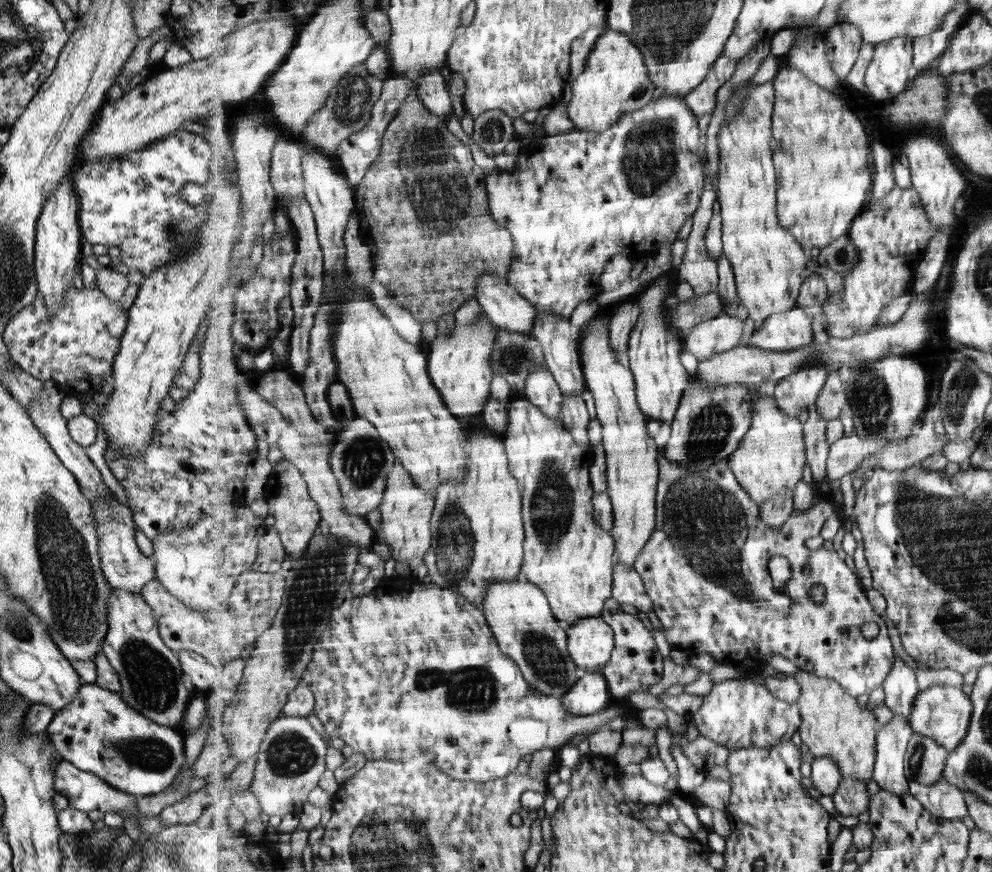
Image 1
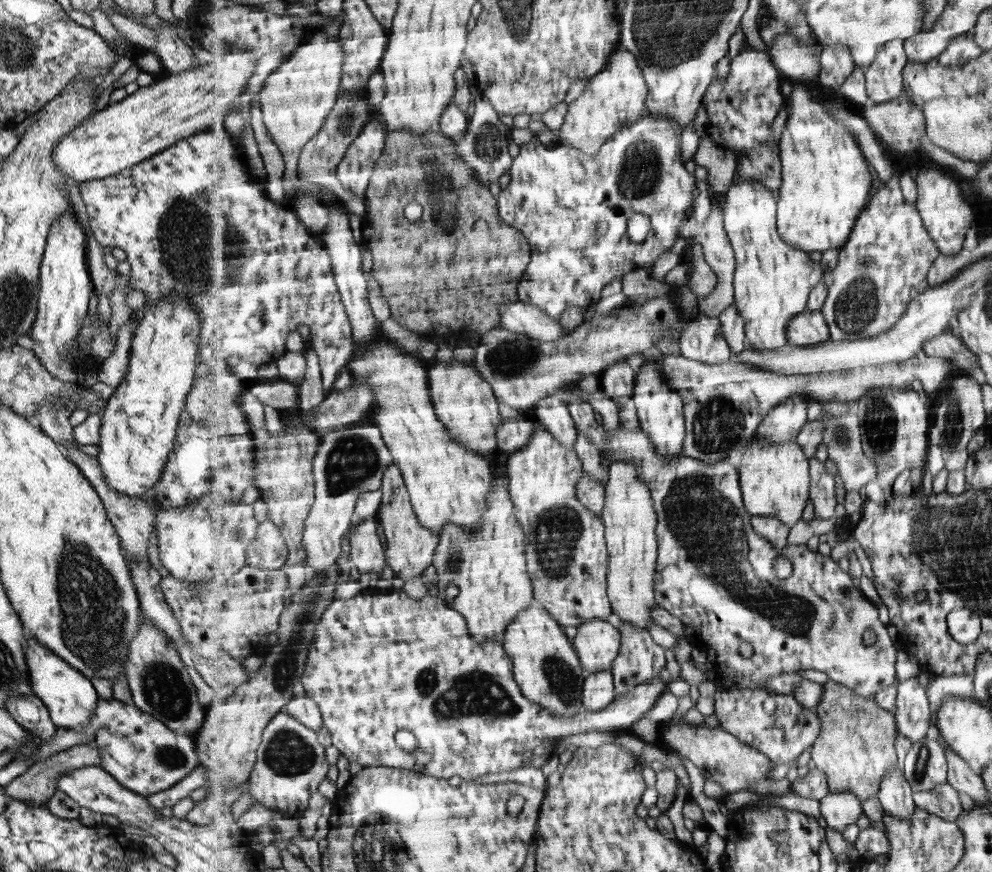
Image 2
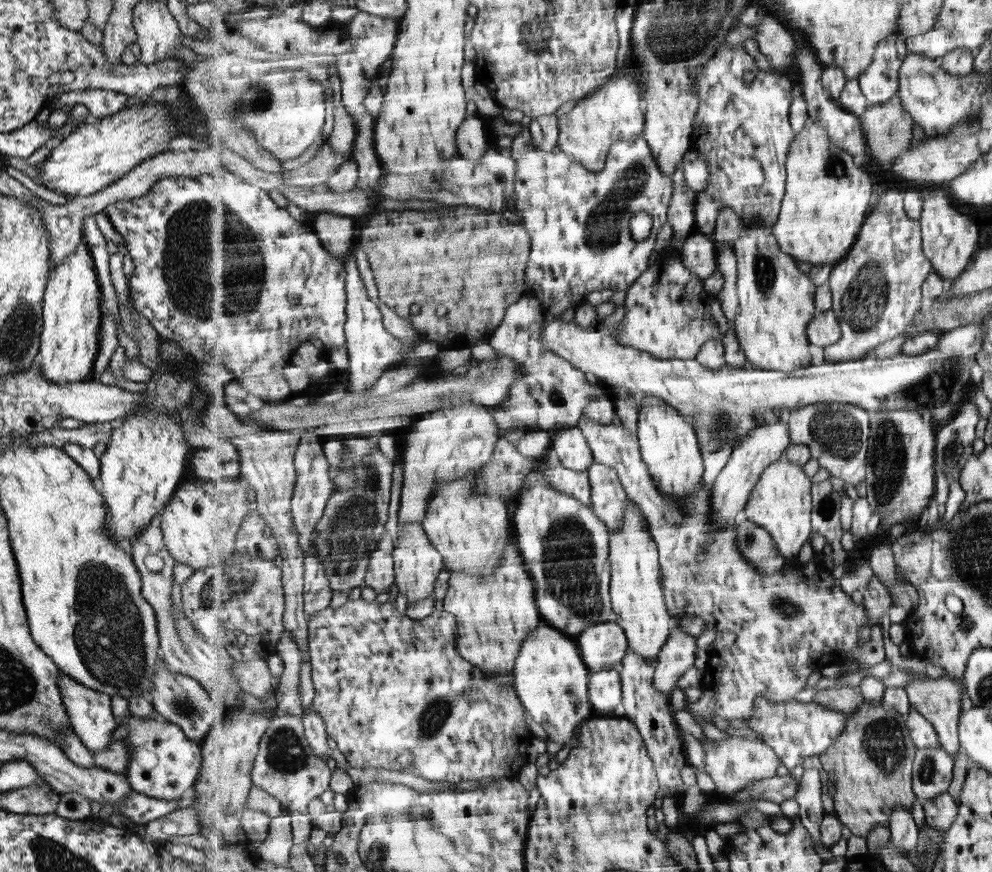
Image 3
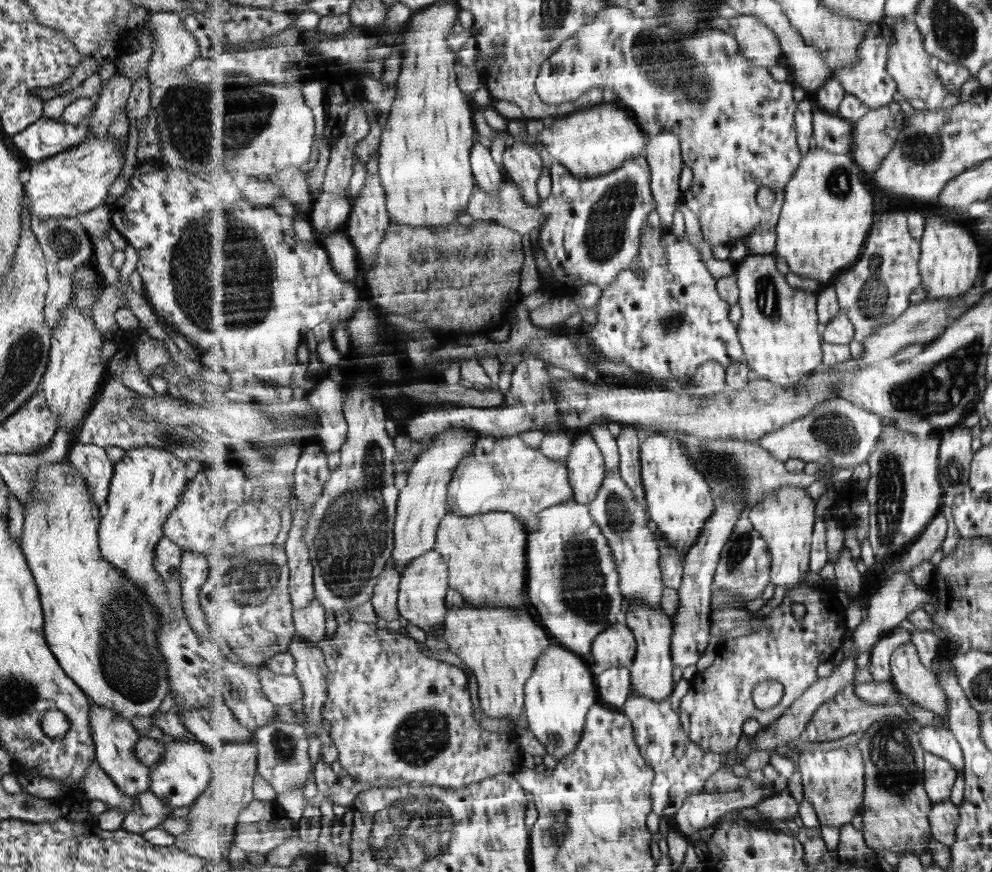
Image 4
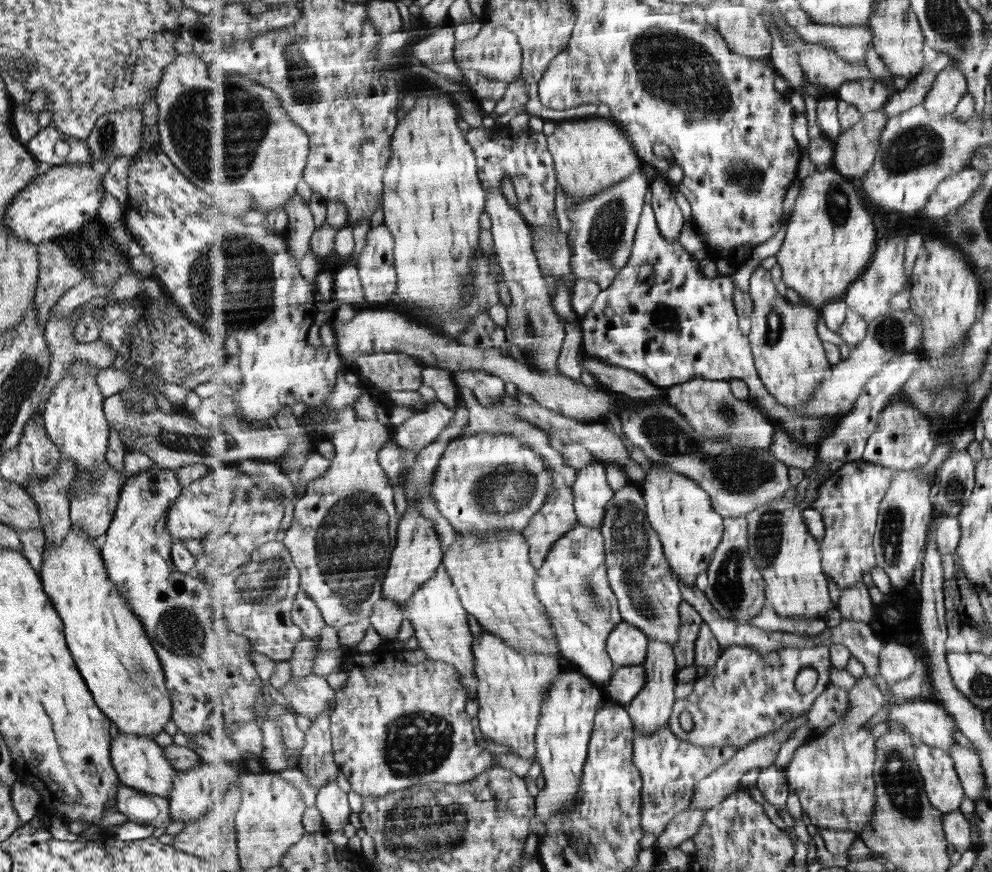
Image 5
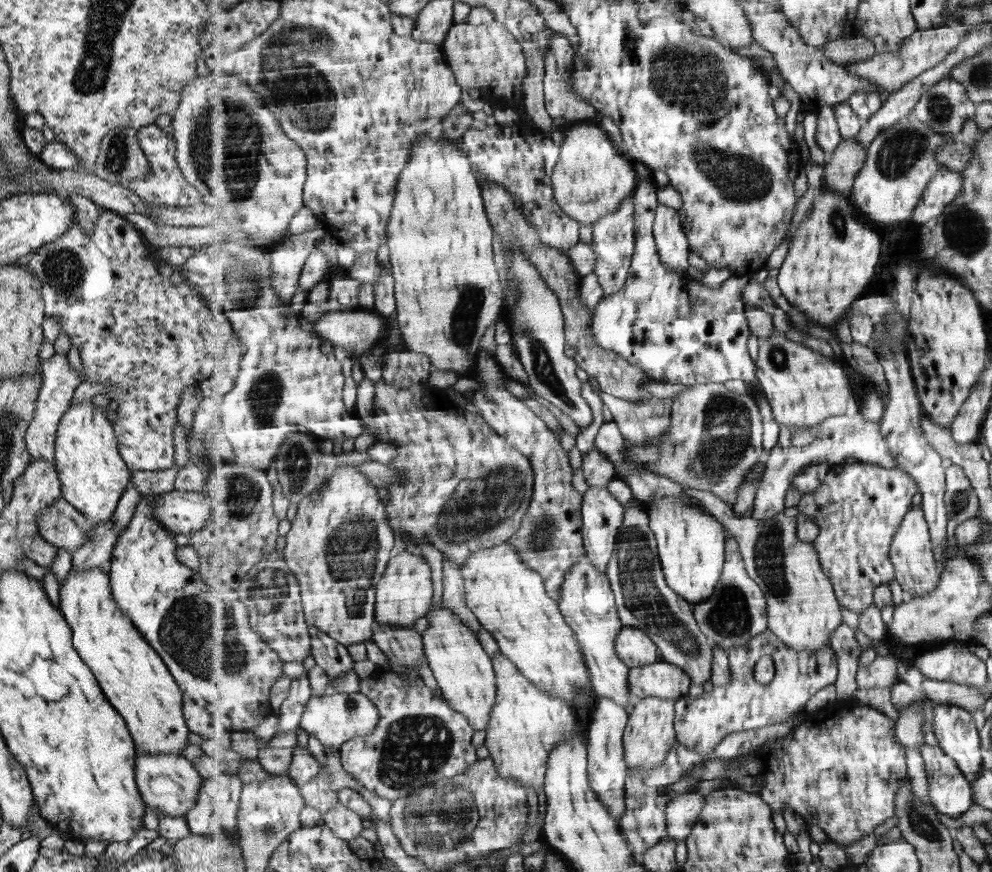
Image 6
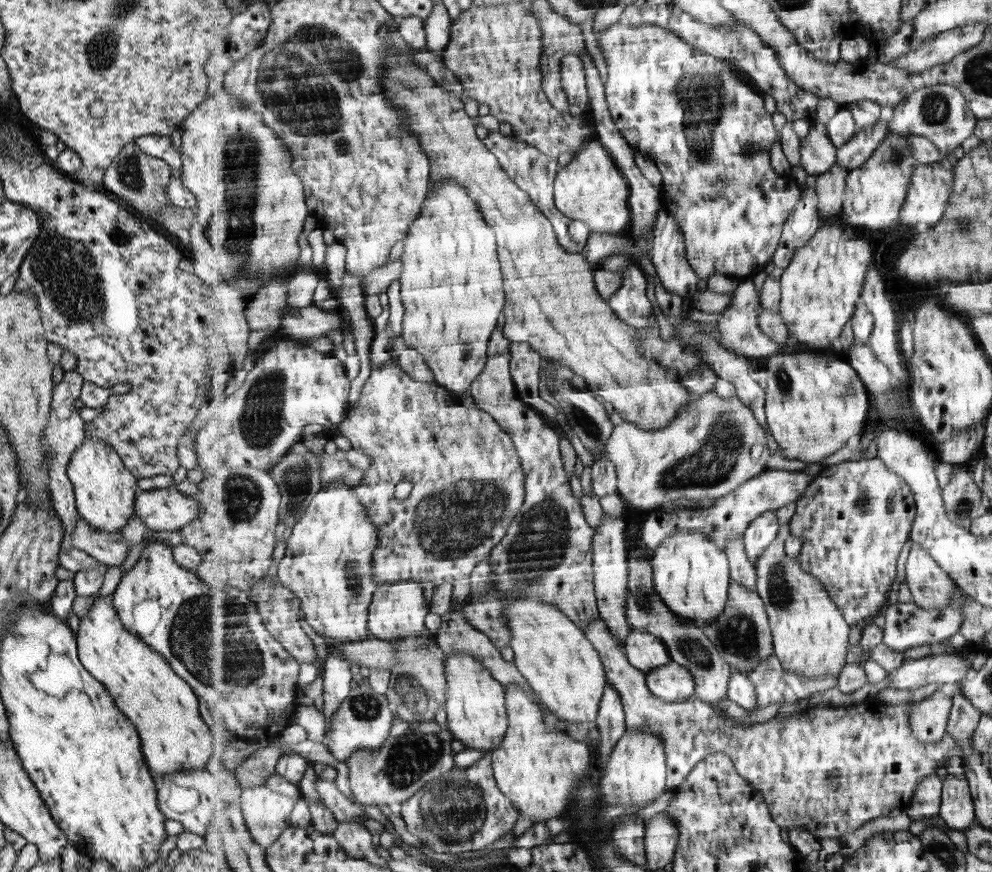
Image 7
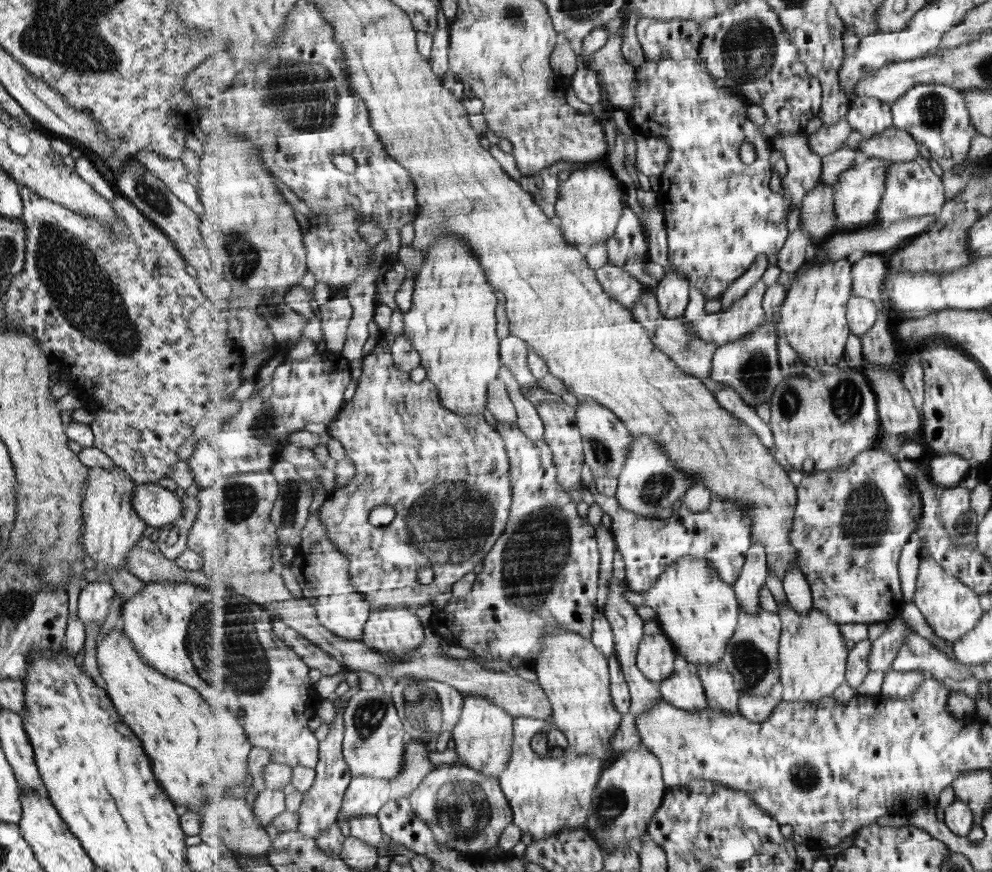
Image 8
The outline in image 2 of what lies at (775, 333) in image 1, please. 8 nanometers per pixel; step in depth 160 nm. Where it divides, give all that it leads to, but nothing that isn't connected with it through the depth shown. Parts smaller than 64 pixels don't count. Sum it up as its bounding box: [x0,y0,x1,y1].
[787,310,831,345]

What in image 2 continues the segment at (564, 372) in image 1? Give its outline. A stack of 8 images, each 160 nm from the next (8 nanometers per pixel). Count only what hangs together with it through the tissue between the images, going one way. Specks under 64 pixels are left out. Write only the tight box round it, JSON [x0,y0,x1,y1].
[568,398,897,697]

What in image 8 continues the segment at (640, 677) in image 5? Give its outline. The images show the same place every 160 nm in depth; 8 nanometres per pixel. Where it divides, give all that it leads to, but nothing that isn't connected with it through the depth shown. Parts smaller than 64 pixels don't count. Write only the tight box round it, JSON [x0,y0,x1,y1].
[659,658,708,711]

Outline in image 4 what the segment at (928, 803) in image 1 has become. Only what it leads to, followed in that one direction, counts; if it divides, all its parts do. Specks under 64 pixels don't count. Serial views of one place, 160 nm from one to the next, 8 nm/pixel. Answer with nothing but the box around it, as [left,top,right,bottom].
[929,800,961,847]

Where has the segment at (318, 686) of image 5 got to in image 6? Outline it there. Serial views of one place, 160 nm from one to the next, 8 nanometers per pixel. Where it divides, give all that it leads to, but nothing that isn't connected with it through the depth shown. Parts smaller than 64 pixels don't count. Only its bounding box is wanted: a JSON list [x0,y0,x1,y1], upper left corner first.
[300,690,380,750]

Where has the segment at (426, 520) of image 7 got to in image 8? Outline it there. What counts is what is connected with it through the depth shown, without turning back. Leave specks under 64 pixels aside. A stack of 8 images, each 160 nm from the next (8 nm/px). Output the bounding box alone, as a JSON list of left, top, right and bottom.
[321,343,513,612]

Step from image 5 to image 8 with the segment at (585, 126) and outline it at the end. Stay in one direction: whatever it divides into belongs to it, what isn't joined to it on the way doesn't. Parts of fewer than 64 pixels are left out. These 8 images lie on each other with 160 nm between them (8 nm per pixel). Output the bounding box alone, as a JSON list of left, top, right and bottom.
[555,159,624,252]

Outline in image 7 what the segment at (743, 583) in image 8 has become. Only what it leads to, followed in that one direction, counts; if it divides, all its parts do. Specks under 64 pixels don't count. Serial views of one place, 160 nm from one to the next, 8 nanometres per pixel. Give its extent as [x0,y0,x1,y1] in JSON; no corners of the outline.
[744,511,780,565]

